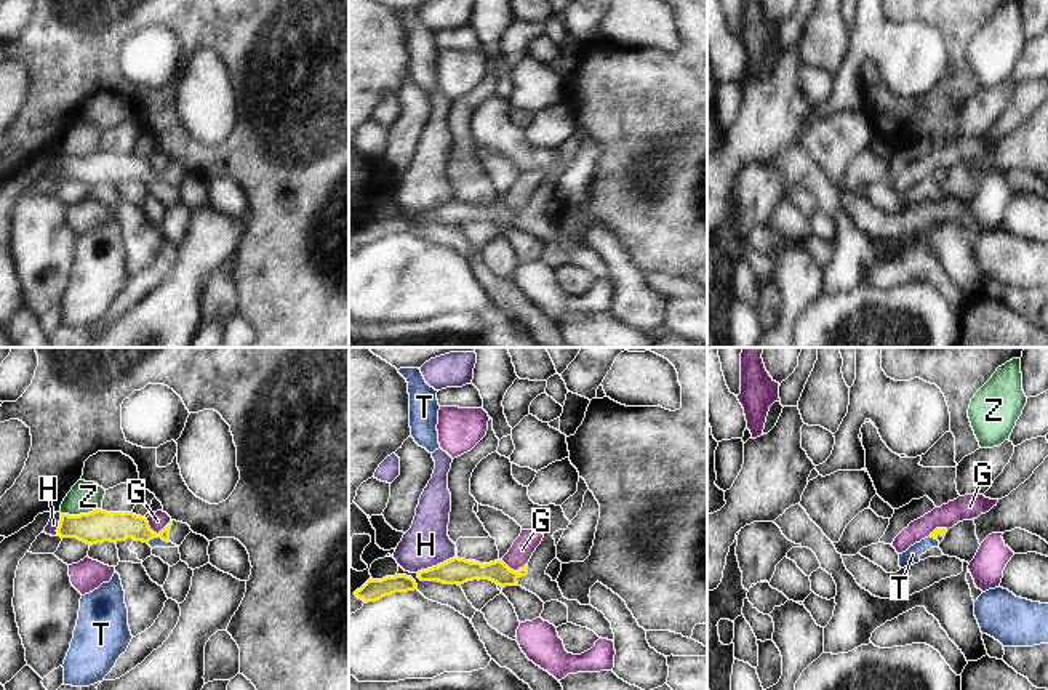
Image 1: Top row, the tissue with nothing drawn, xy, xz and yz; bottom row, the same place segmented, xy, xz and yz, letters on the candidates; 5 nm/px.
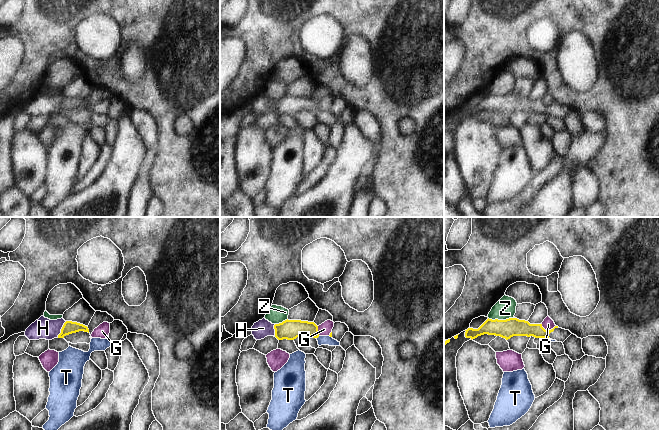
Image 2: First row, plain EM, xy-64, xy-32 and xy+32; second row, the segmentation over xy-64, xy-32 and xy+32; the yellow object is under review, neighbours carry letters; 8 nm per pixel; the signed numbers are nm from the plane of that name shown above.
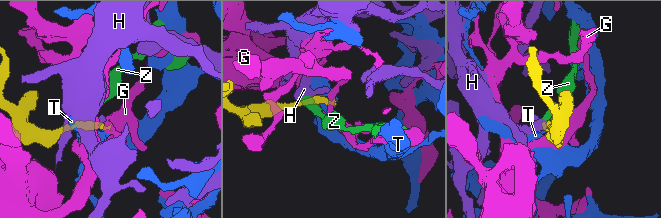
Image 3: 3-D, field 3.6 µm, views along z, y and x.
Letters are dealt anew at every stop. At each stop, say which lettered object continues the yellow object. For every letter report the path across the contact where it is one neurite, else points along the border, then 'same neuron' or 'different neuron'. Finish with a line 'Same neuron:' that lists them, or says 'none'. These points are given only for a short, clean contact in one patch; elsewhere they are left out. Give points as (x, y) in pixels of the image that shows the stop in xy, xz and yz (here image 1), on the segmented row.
G: border along xy (146, 519), (148, 525), (157, 533), (172, 521); different neuron
H: border along xz (455, 556), (416, 572); different neuron
T: border along xy (148, 541), (162, 538), (170, 543); different neuron
Z: border along xy (101, 508), (92, 513), (61, 514); different neuron
Same neuron: none

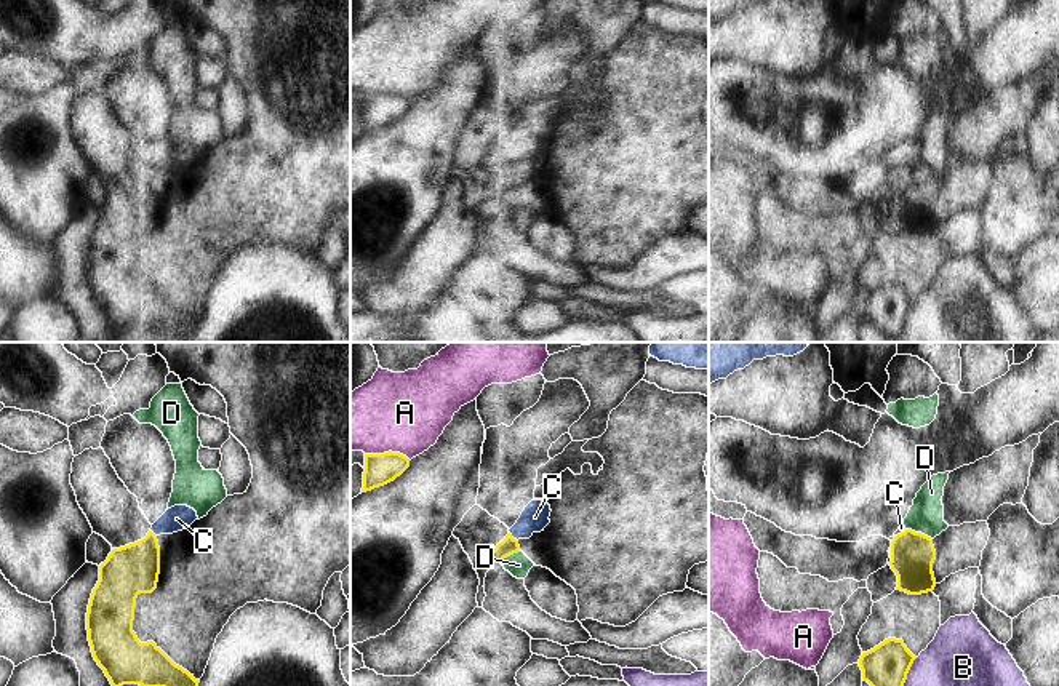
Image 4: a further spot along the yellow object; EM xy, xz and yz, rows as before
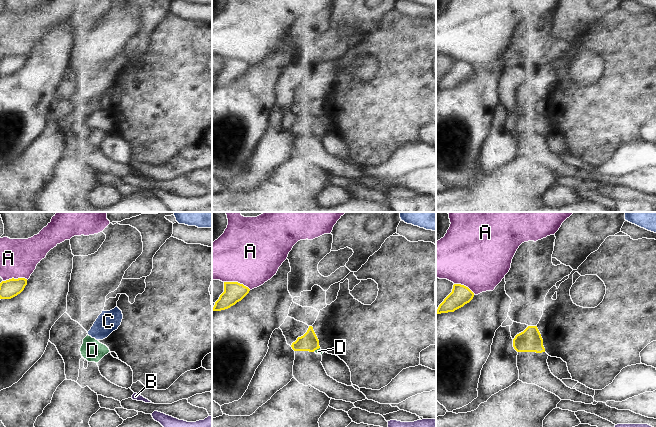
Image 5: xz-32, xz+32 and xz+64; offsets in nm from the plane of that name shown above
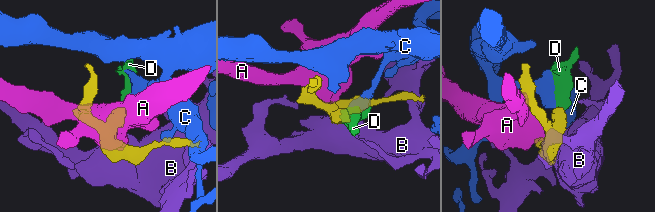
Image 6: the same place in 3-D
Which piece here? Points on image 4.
A: different neuron
B: different neuron
C: border along xz (509, 531), (517, 541); different neuron
D: runs through yz (912, 554), (919, 533), (927, 515); same neuron
Same neuron: D

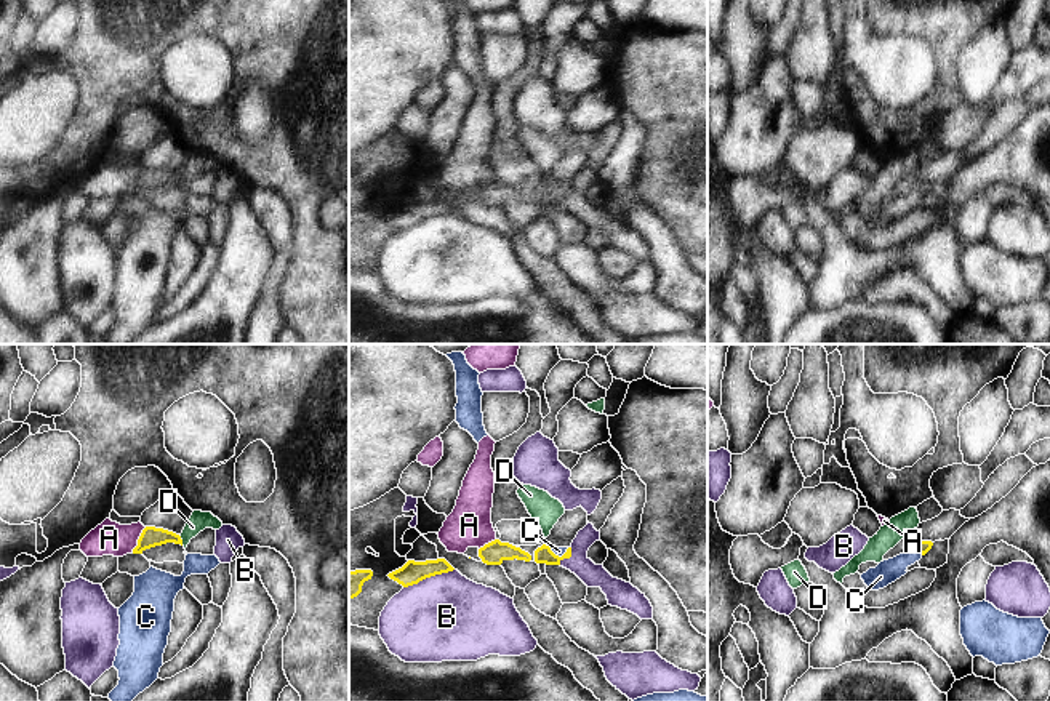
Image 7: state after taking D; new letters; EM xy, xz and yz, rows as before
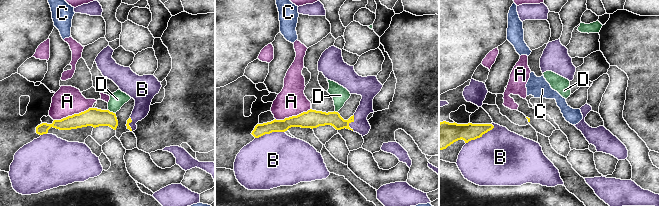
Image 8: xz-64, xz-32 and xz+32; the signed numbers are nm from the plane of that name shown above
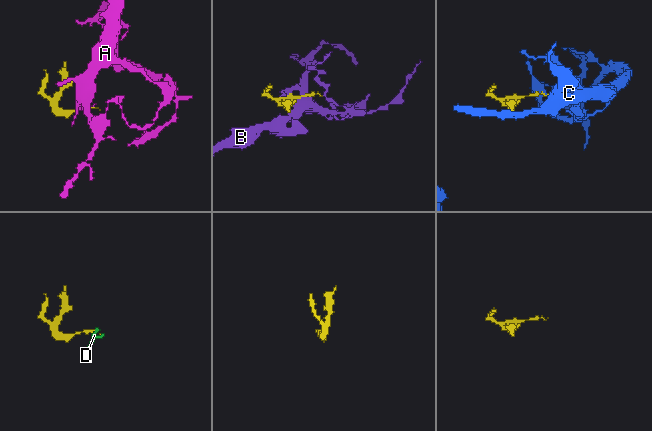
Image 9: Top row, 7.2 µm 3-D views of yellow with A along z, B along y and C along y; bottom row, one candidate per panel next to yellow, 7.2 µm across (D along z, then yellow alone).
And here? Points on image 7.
A: border along xy (146, 527), (132, 551); different neuron
B: different neuron
C: border along yz (914, 549), (922, 554); different neuron
D: border along xy (178, 535), (183, 544); different neuron
Same neuron: none

